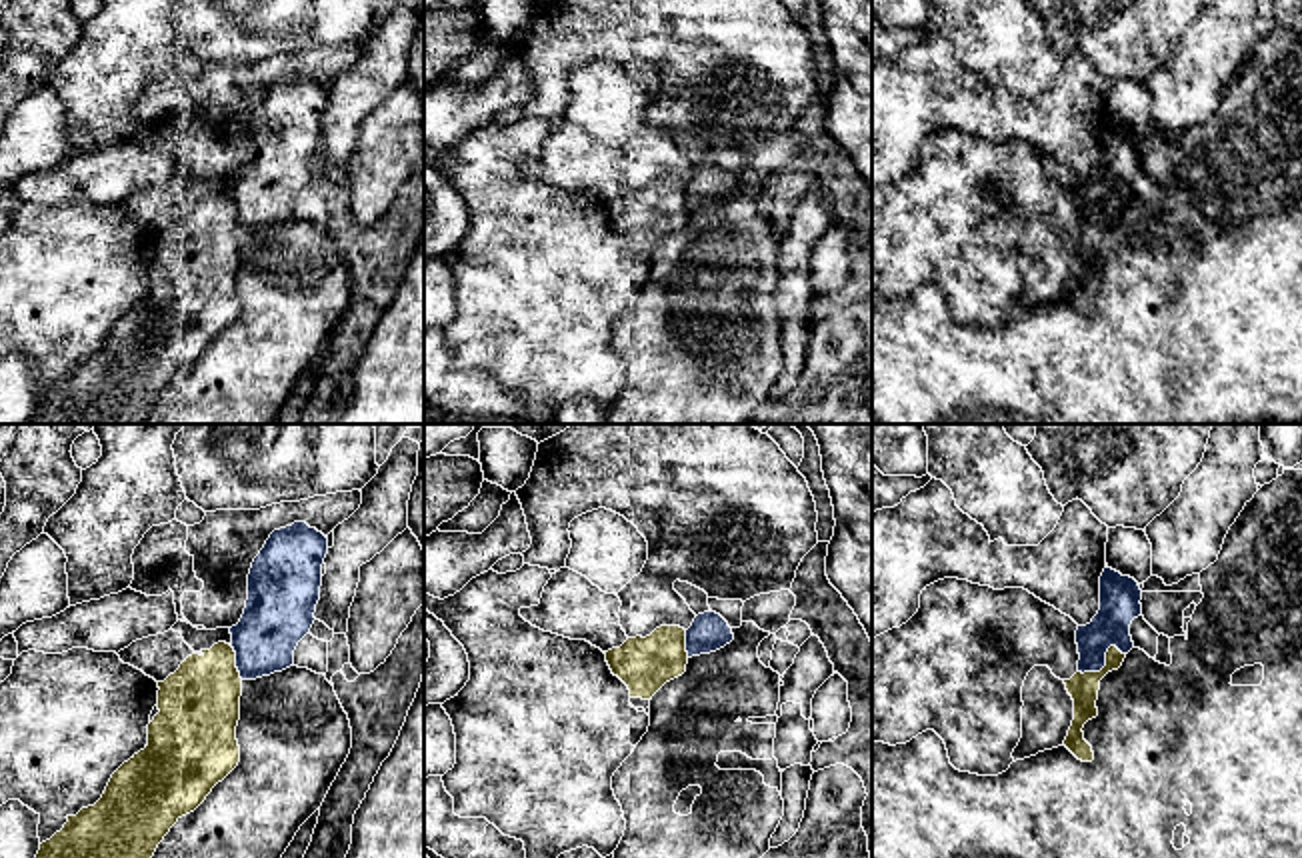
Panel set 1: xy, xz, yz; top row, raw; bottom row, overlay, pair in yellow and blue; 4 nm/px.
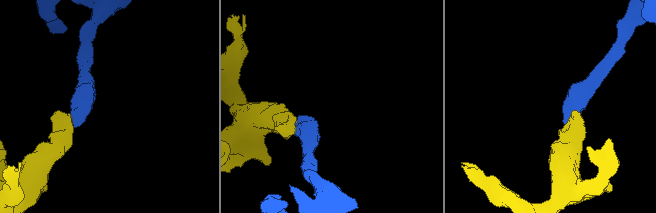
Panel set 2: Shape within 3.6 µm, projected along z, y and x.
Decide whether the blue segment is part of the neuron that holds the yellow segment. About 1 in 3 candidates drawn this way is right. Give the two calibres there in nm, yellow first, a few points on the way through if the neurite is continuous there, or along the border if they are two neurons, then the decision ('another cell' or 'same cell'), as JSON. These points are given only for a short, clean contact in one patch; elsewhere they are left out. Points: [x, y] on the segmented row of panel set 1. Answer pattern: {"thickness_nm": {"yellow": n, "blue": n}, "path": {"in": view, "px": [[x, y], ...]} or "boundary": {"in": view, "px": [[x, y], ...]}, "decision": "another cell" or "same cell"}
{"thickness_nm": {"yellow": 120, "blue": 160}, "boundary": {"in": "yz", "px": [[1124, 652], [1110, 646], [1106, 662], [1098, 670], [1078, 672]]}, "decision": "another cell"}

